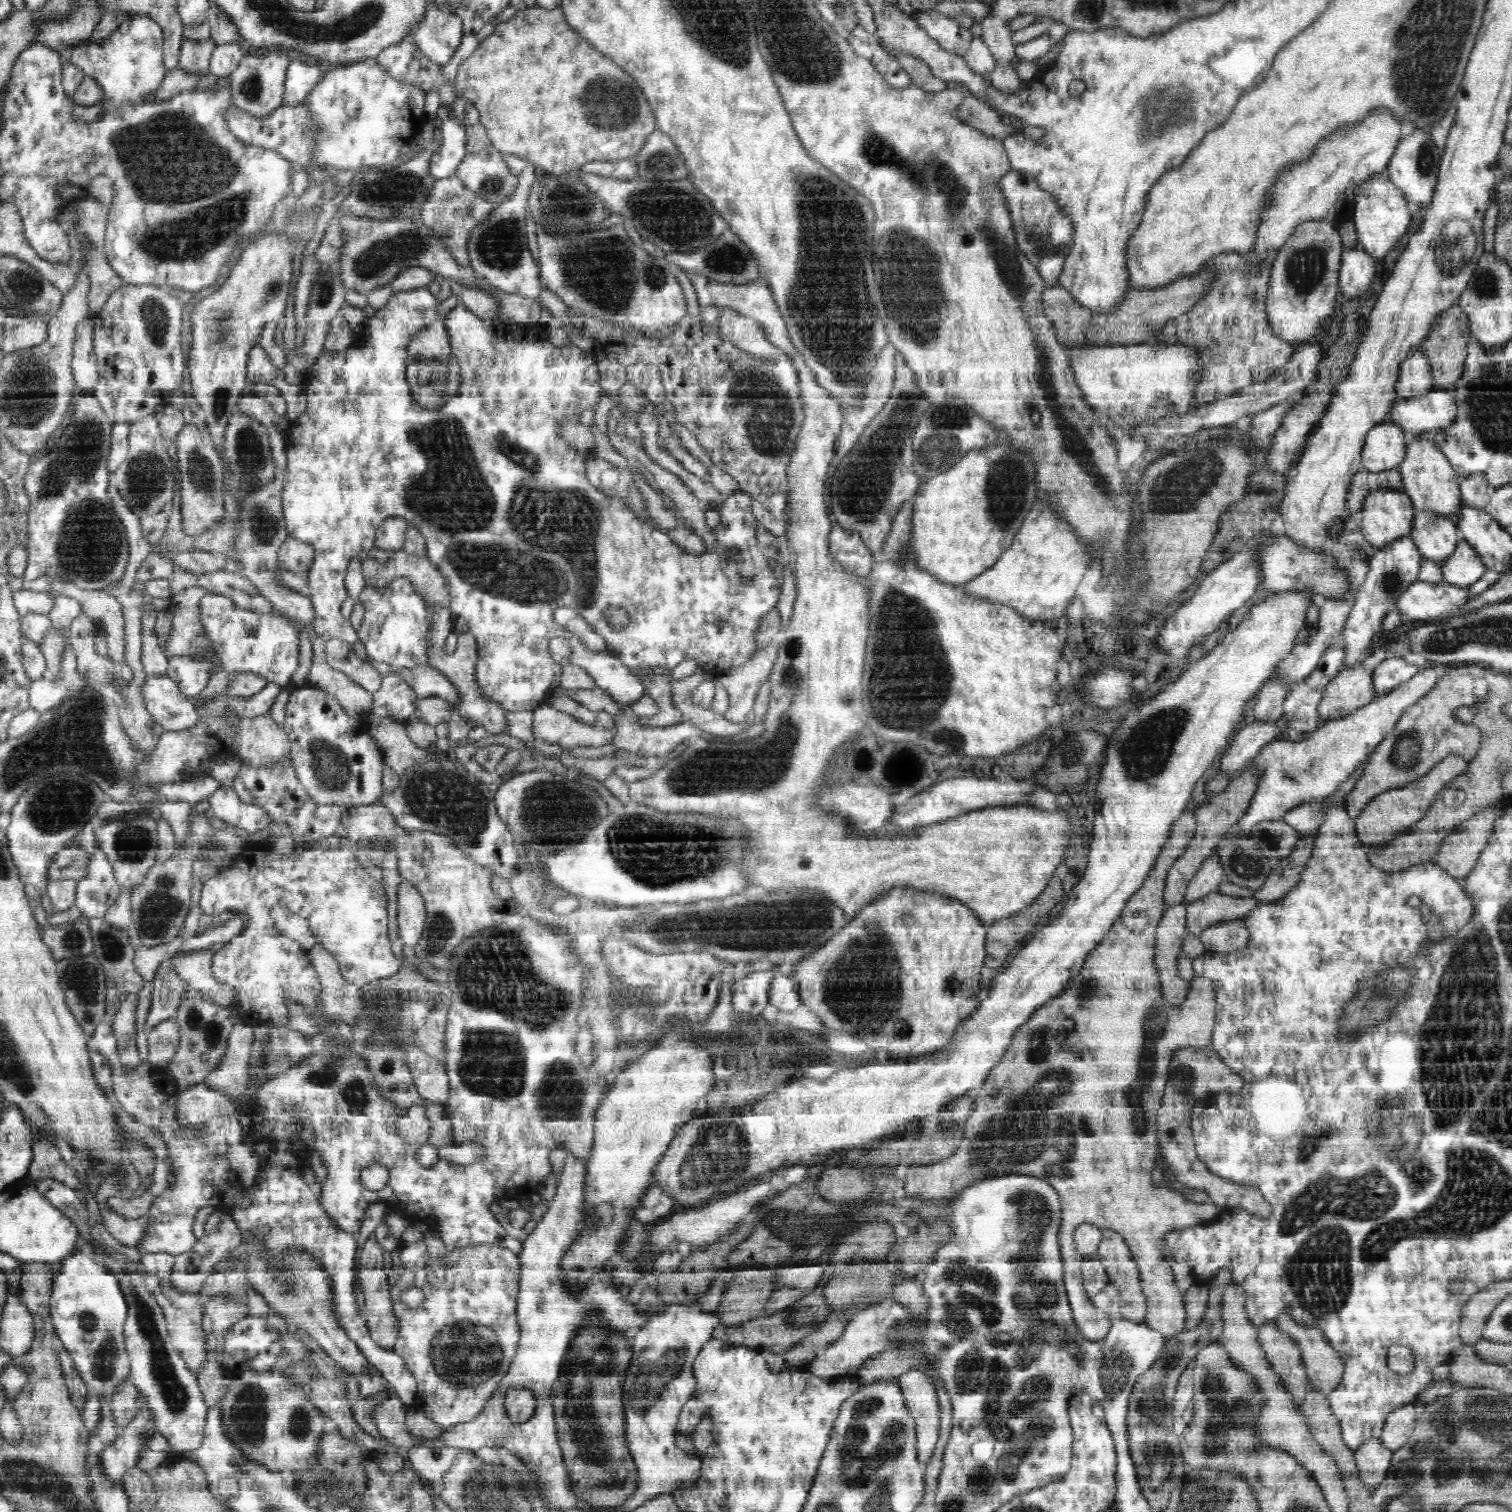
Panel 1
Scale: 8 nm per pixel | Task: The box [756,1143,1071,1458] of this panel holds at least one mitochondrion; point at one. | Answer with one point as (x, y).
(1028, 1212)

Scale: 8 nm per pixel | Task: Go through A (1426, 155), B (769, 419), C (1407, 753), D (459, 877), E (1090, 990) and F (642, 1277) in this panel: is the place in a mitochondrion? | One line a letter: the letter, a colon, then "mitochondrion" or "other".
A: mitochondrion
B: mitochondrion
C: mitochondrion
D: other
E: mitochondrion
F: other

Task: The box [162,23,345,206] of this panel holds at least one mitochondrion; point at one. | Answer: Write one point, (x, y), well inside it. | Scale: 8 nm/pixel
(251, 88)

